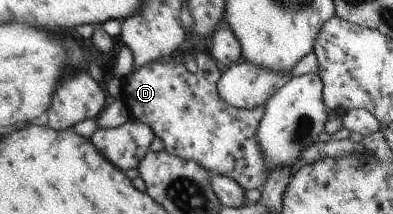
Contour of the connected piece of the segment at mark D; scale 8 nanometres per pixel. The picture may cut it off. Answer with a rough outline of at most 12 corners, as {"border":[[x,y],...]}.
{"border":[[157,59],[123,78],[130,119],[167,153],[260,189],[264,105],[234,108],[201,71]]}

